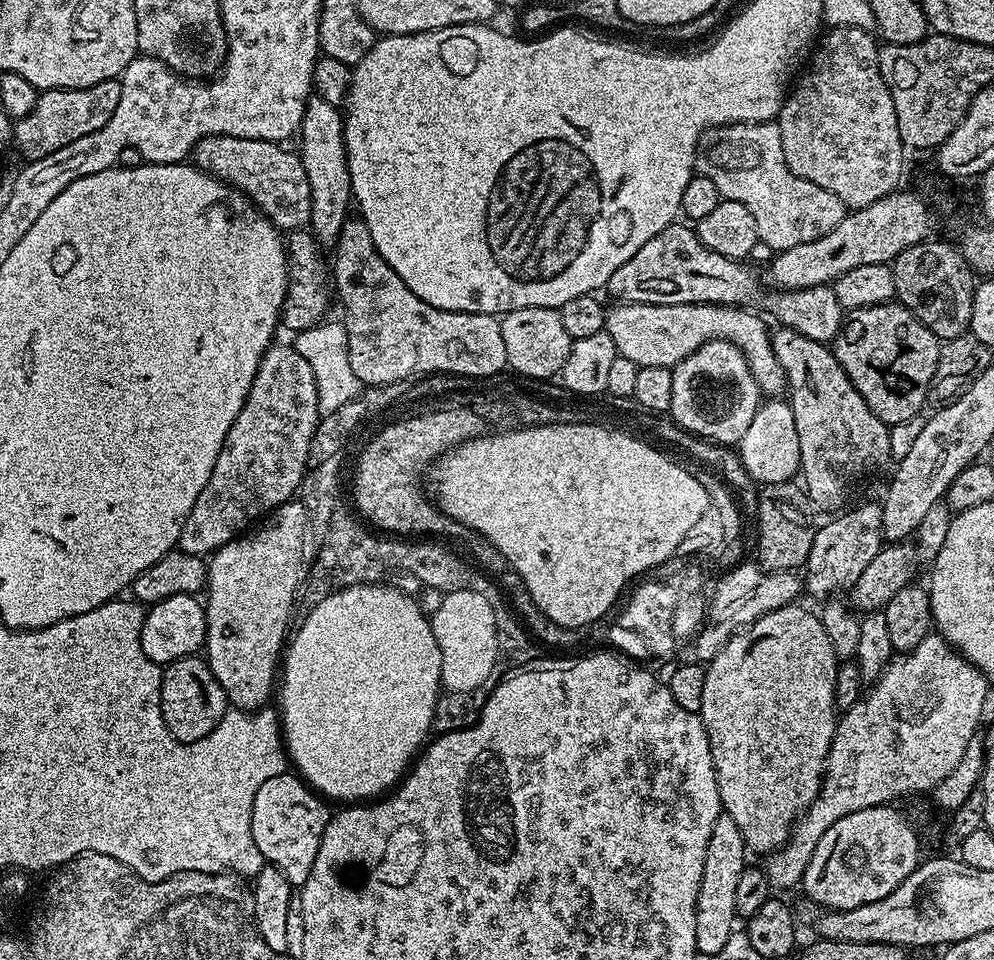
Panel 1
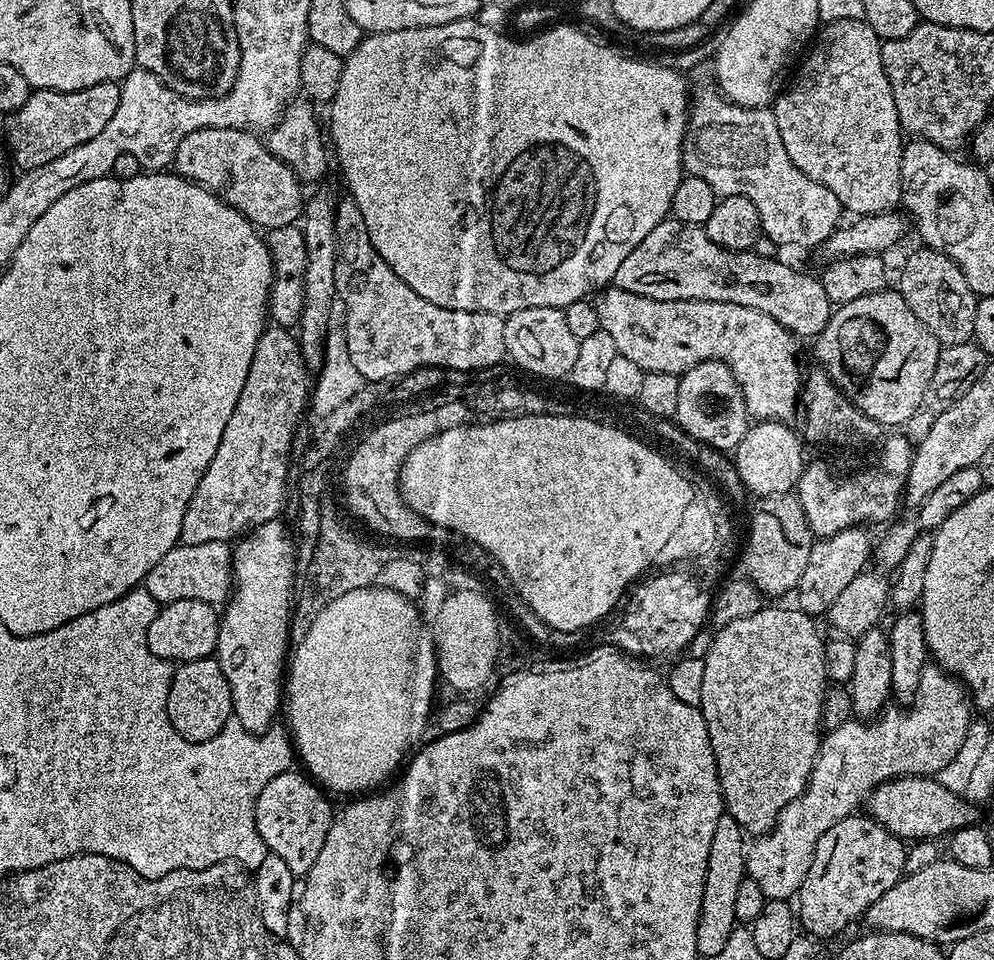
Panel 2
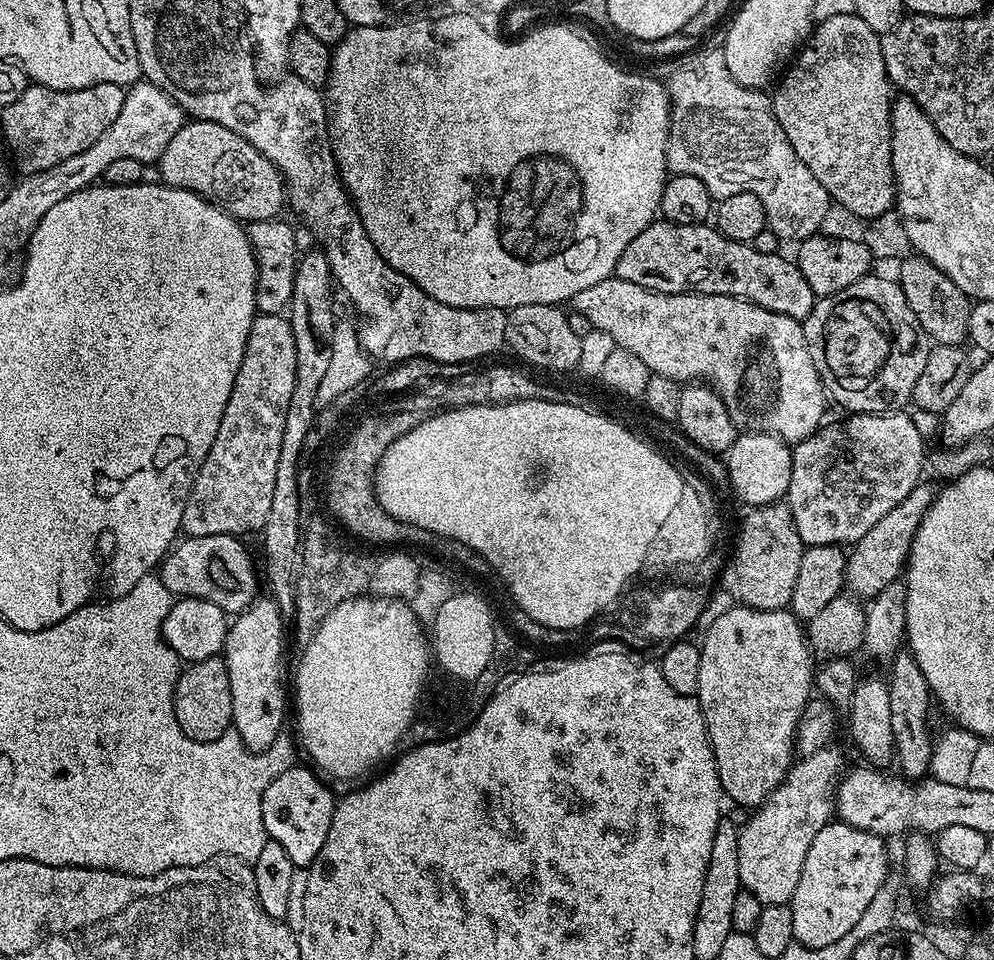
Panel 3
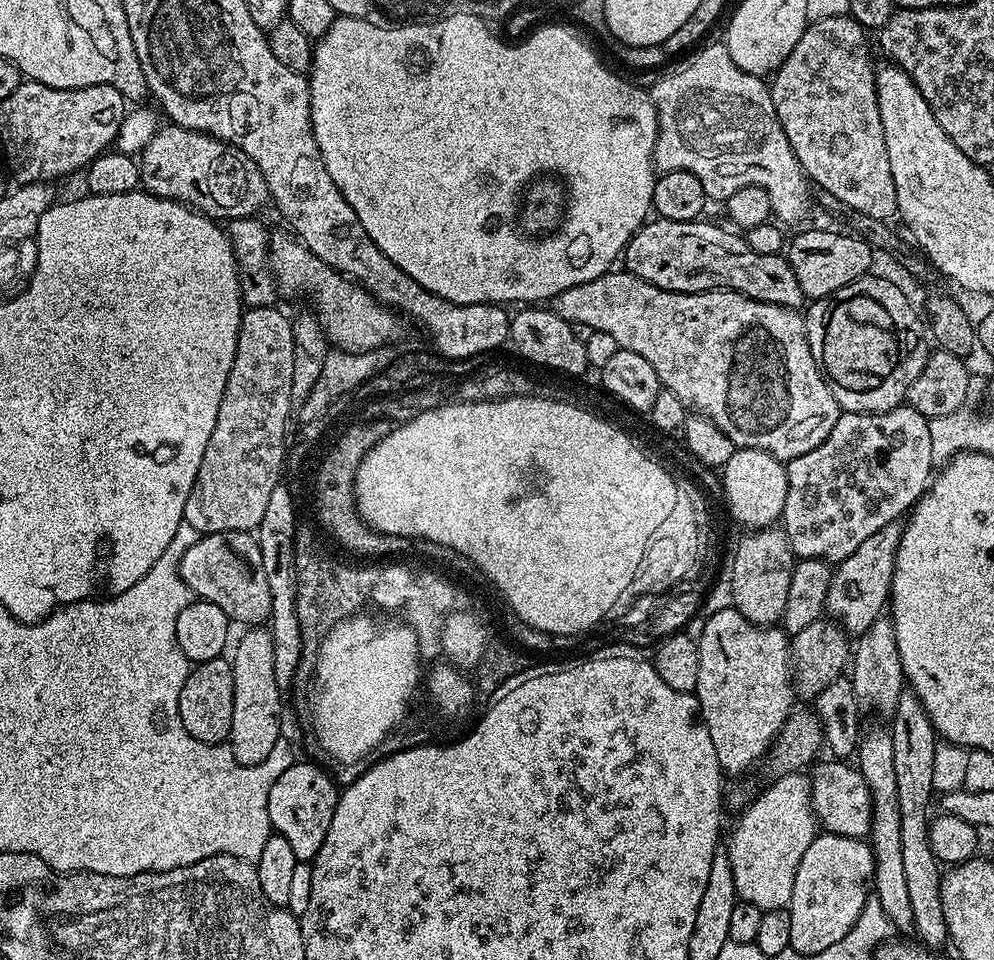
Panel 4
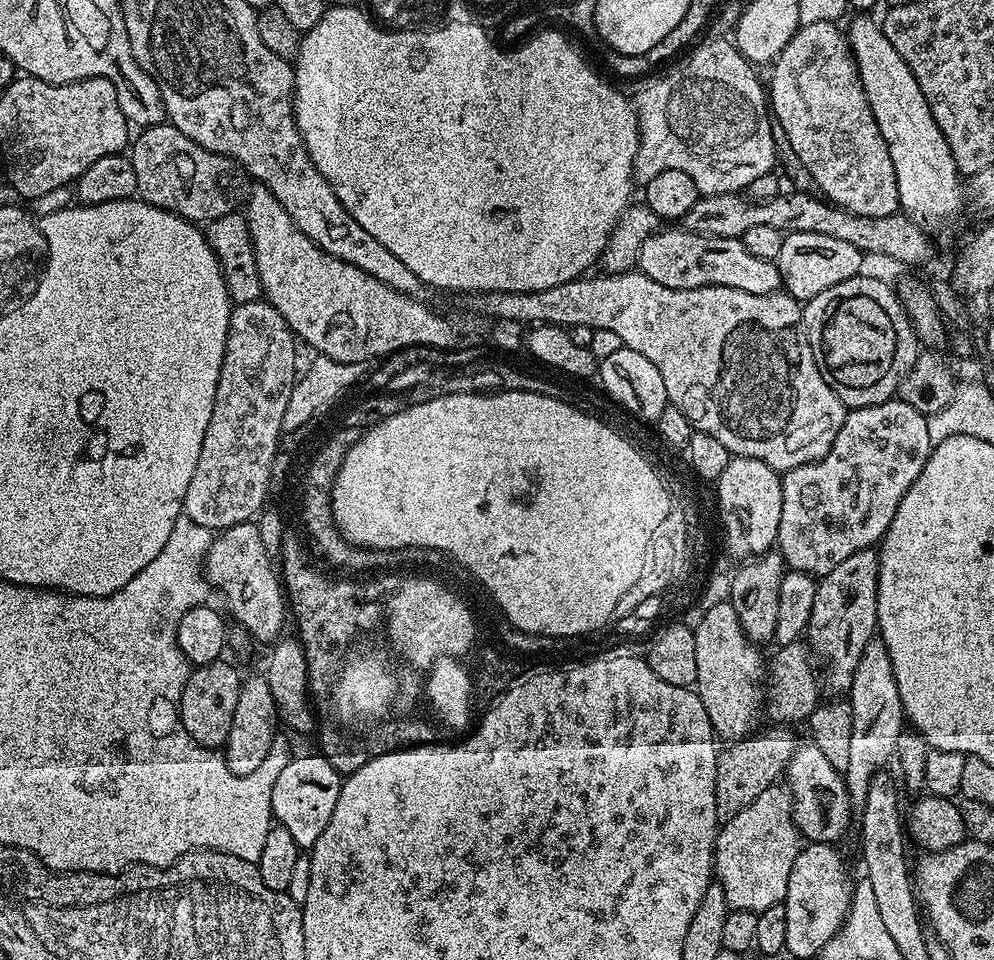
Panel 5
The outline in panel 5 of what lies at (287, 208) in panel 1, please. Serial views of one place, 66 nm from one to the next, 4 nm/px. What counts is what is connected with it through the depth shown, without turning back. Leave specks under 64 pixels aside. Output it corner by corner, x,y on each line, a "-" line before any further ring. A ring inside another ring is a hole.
171,122
145,128
139,135
130,144
137,179
135,195
139,199
193,222
207,222
237,211
242,200
241,173
227,156
206,150
198,146
198,142
190,142

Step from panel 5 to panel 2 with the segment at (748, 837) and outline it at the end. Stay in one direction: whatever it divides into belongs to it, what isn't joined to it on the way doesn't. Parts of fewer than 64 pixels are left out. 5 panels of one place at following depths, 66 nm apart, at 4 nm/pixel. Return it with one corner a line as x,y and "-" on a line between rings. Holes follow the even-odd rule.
935,662
924,665
913,700
907,706
892,707
885,707
879,716
867,722
860,718
851,718
836,729
825,731
803,792
777,814
776,823
764,835
755,837
747,845
746,876
747,879
758,882
765,900
791,901
799,893
806,878
806,870
810,870
814,850
822,834
826,834
830,826
853,815
859,802
861,805
869,792
873,792
878,785
885,784
887,780
897,780
900,776
935,777
936,773
942,770
942,766
946,766
946,762
954,758
958,746
962,746
966,730
974,722
974,708
964,685
949,676

